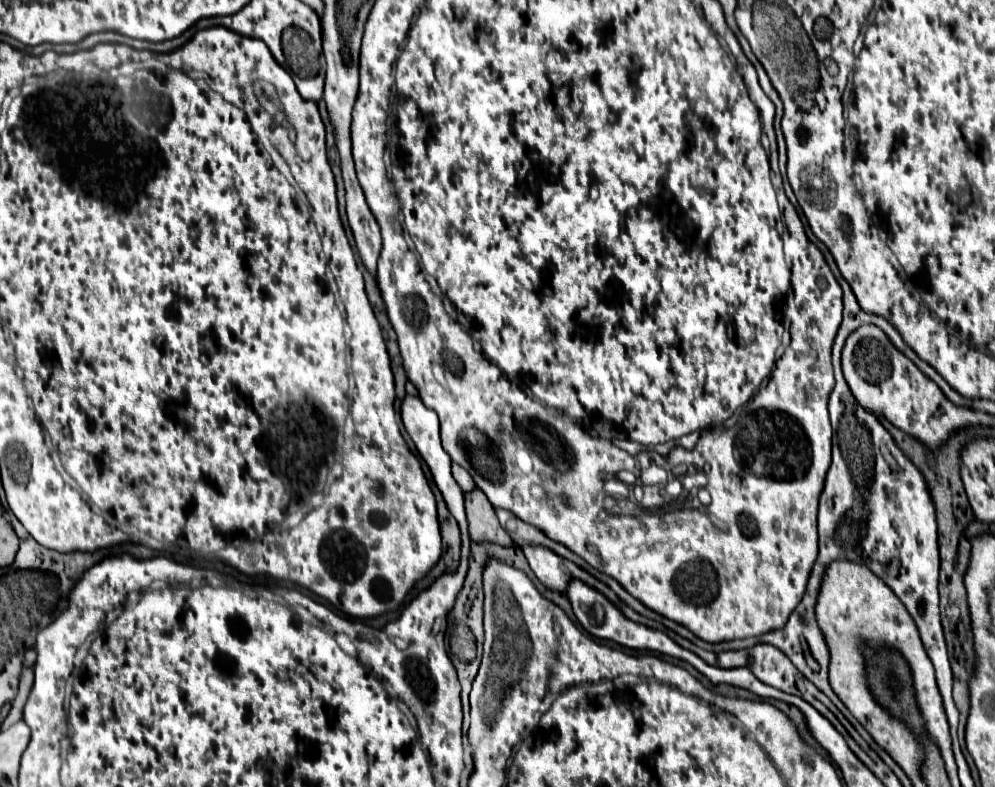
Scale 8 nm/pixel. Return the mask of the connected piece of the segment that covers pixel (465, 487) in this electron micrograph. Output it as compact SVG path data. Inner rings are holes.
M452 463L451 472L454 479L464 493L470 492L476 487L474 480L469 472L467 470L464 470L464 468L458 464Z

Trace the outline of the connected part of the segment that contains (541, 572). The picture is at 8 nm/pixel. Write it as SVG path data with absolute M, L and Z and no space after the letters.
M524 548L524 556L536 574L536 578L550 590L564 594L568 580L584 580L590 582L588 574L584 574L576 564L556 556L546 548Z

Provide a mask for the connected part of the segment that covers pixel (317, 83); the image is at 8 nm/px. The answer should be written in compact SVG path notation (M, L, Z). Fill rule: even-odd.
M320 72L314 78L298 78L298 76L294 76L294 82L296 82L296 88L298 88L302 98L306 98L306 100L320 100L322 98L324 72Z

